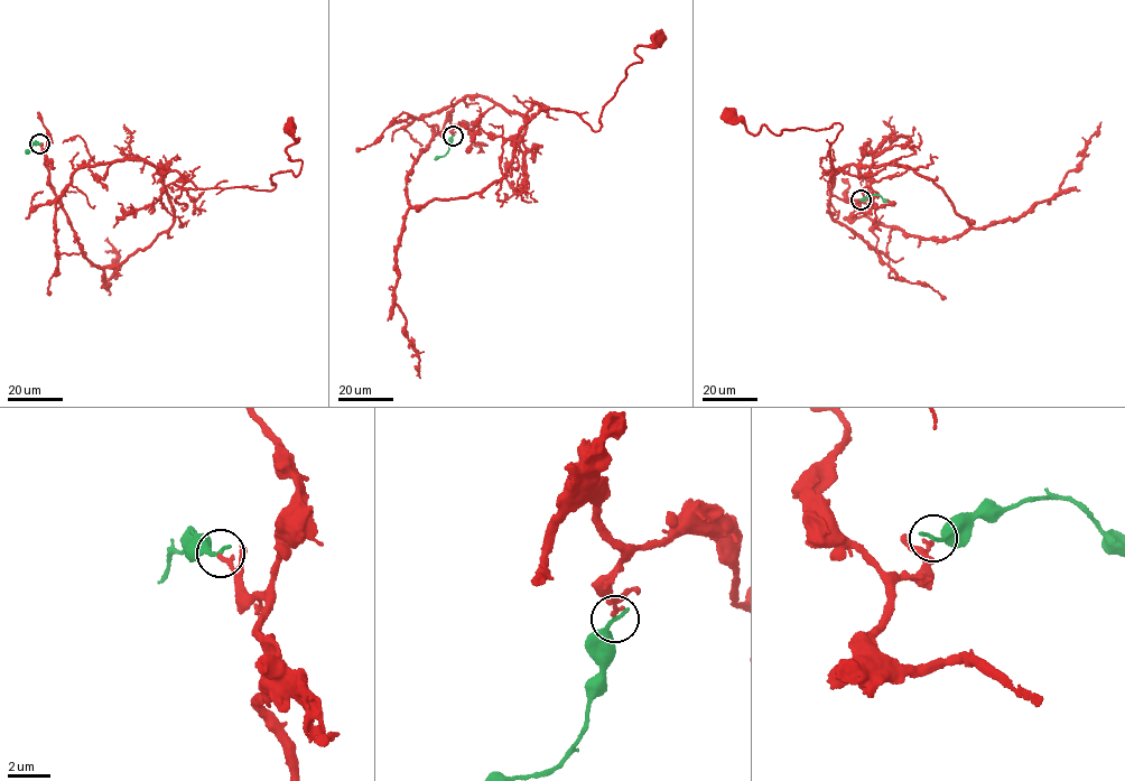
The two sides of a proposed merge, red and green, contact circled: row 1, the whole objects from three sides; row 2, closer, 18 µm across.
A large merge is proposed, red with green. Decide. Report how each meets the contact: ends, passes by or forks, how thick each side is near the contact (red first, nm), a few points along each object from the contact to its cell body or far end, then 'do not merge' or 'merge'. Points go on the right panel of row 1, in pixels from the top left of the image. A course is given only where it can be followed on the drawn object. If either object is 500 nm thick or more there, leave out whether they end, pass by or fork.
red ends; green ends; calibres 200 and 220 nm; course red (861, 200), (856, 216), (924, 239), (969, 225), (910, 168), (827, 174), (840, 124), (754, 135), (730, 117); course green (861, 200), (876, 194), (886, 202); do not merge

